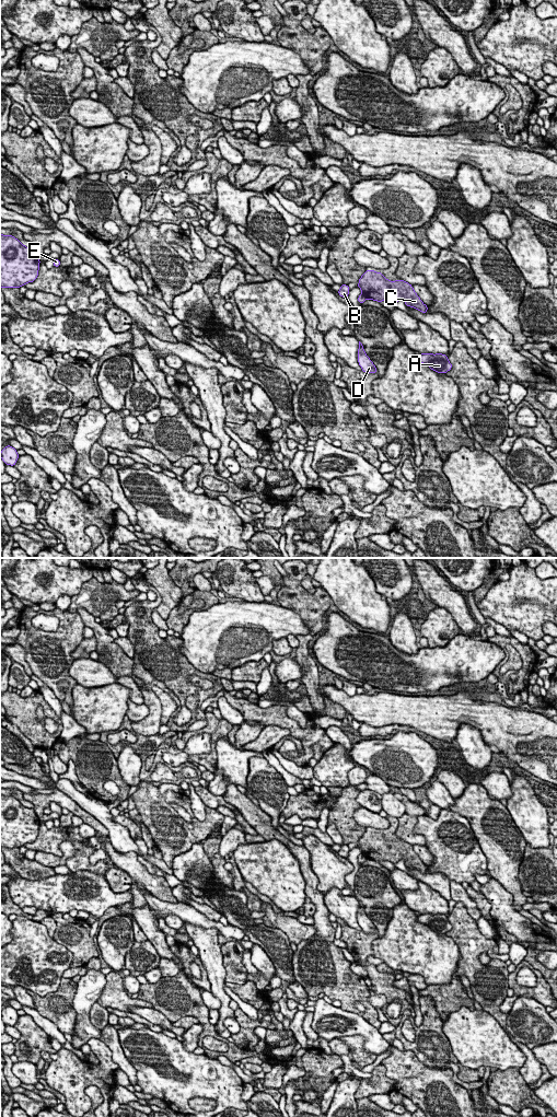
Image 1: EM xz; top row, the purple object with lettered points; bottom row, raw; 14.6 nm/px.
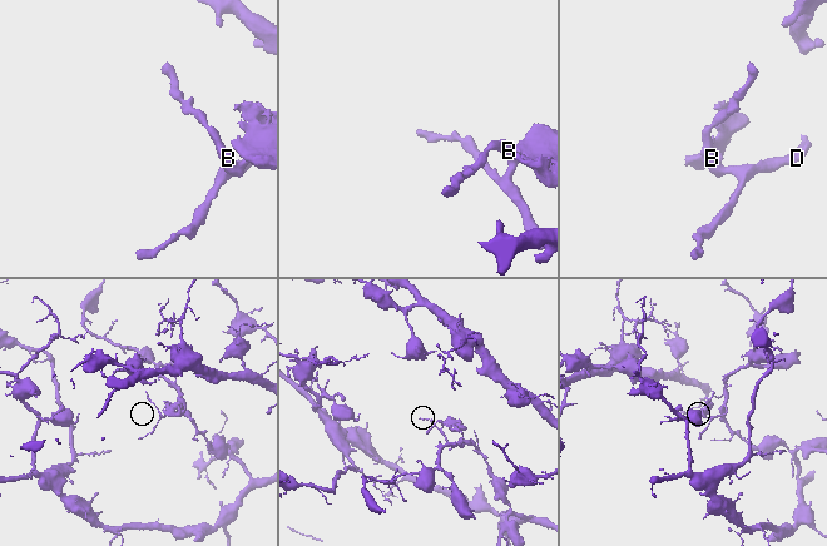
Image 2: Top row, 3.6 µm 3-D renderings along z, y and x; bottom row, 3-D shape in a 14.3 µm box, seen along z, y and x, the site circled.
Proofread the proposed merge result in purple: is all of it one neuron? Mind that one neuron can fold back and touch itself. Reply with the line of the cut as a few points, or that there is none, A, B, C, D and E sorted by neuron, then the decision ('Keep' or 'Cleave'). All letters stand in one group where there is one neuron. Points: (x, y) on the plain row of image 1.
Split along xz (362, 853), (367, 858). Groups: A B D E / C. Cleave

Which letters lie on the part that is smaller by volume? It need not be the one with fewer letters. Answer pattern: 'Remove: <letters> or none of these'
Remove: C

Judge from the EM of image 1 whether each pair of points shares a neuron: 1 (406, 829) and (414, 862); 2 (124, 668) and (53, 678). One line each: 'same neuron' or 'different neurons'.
1: different neurons
2: different neurons

